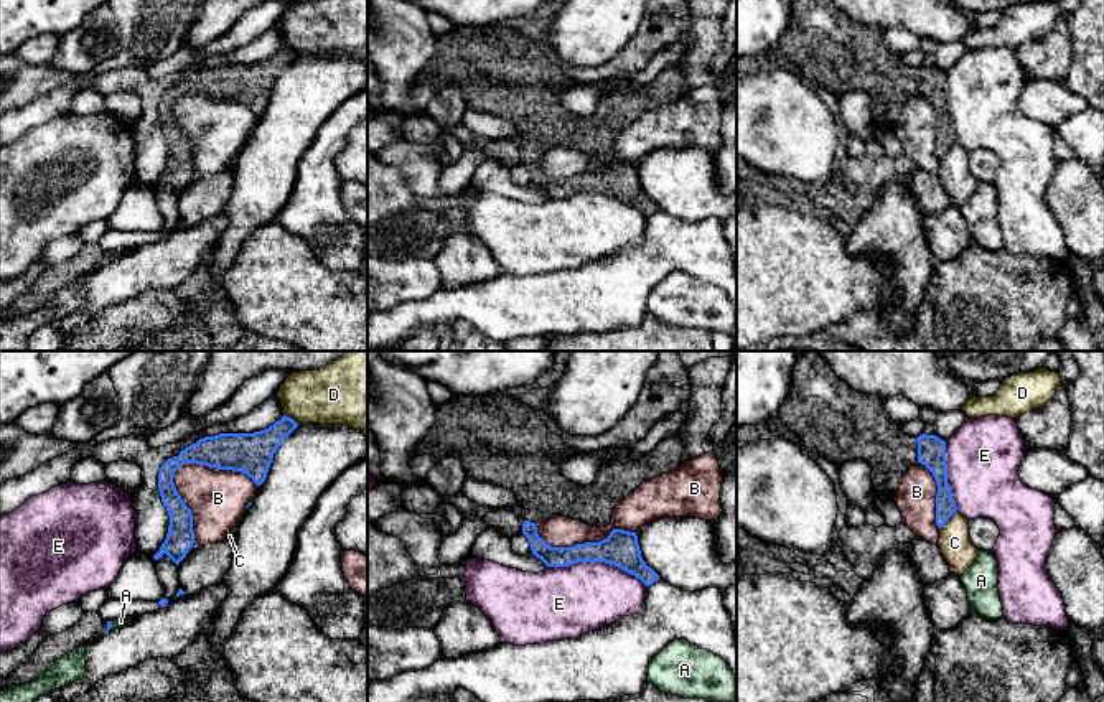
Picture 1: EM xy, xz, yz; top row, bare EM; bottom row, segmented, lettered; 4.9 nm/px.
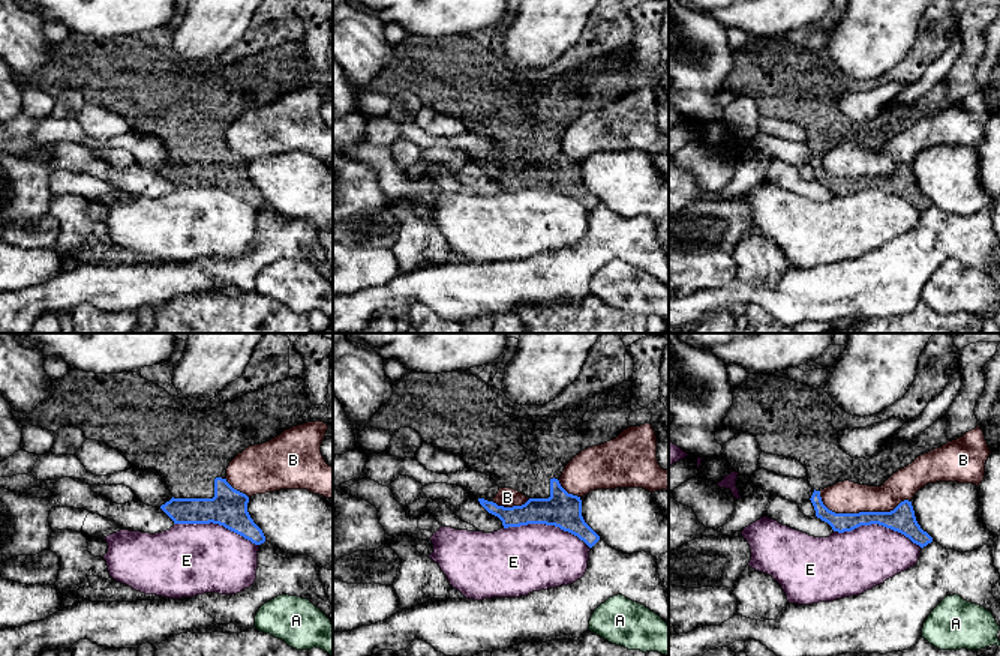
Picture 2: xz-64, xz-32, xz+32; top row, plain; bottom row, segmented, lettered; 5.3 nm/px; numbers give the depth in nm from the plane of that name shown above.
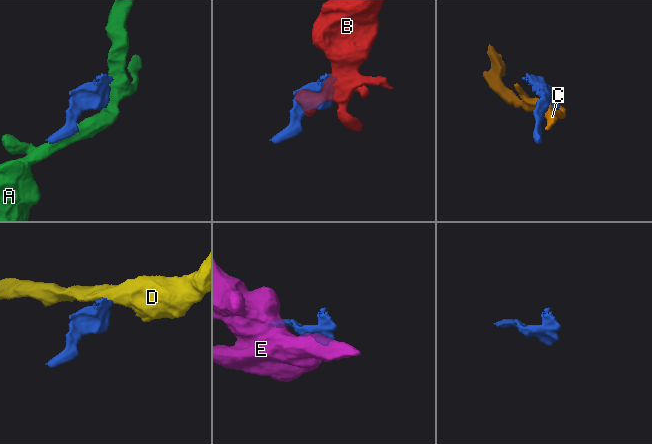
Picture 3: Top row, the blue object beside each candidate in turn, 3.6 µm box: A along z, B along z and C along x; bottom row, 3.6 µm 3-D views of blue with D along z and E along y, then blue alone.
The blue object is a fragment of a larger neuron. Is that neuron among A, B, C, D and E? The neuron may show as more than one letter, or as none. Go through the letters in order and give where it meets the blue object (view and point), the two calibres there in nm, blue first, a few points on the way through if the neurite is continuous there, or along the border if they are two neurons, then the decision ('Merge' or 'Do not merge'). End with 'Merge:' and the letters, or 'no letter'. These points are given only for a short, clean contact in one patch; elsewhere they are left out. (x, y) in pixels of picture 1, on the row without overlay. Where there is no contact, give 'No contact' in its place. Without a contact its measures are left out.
A: Touches blue at xy (111, 256). Thickness 30 nm (blue) against 50 nm. Boundary: xy (112, 252), (107, 261). Do not merge
B: Touches blue at xy (178, 98). Thickness 180 nm (blue) against 280 nm. Do not merge
C: Touches blue at yz (948, 149). Thickness 100 nm (blue) against 160 nm. Boundary: yz (956, 140), (940, 160). Do not merge
D: Touches blue at xy (292, 50). Thickness 190 nm (blue) against 280 nm. Boundary: xy (284, 45), (299, 55). Do not merge
E: Touches blue at xz (597, 191). Thickness 170 nm (blue) against 360 nm. Do not merge
Merge: no letter

